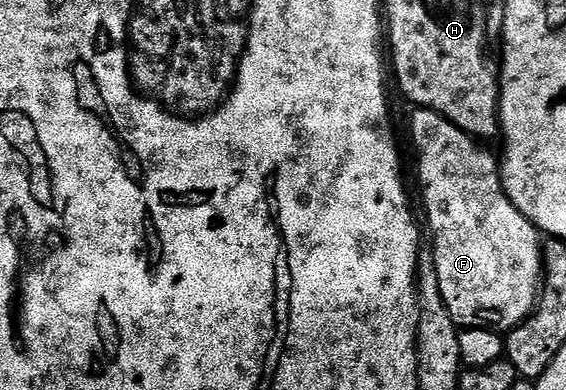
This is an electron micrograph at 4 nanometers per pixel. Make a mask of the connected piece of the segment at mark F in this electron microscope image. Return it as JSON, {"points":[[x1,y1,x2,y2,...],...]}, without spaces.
{"points":[[415,109,411,115,411,139,415,142,415,151,419,154,419,183,423,186,423,207,427,210,427,223,435,234,435,264,437,265,437,281,441,281,441,297,445,301,445,309,449,309,449,317,453,317,456,327,481,327,490,328,494,332,506,333,518,323,526,321,528,315,535,309,535,304,541,290,543,277,543,245,539,228,533,226,523,214,509,201,509,197,503,188,503,177,501,174,501,163,486,151,486,146,480,145,472,136,466,135,457,125,453,125,443,115,430,109]]}

